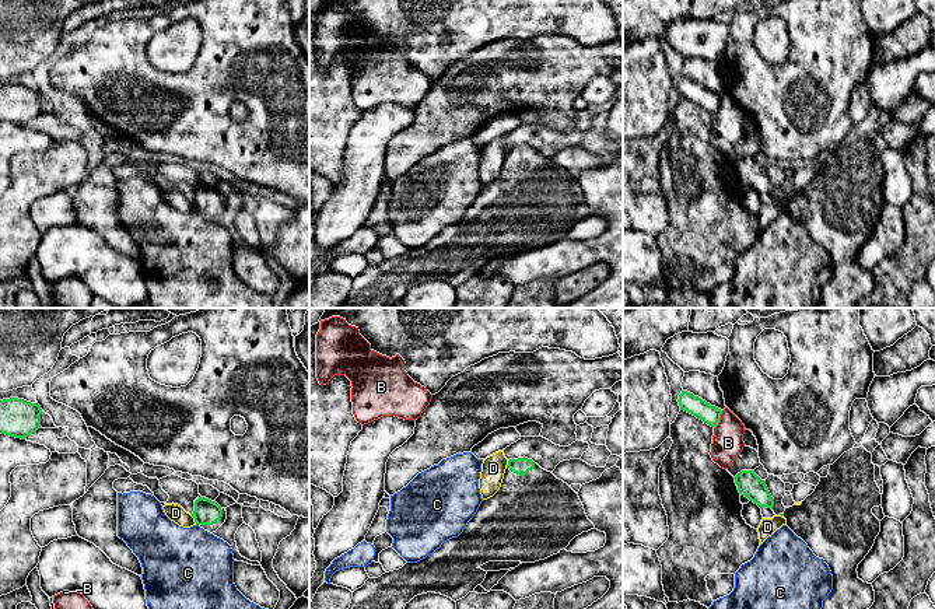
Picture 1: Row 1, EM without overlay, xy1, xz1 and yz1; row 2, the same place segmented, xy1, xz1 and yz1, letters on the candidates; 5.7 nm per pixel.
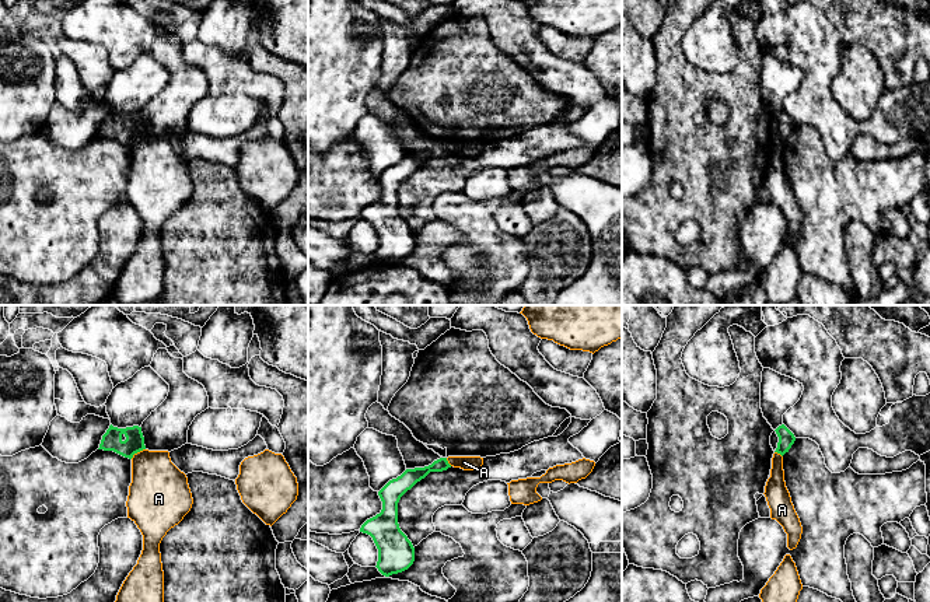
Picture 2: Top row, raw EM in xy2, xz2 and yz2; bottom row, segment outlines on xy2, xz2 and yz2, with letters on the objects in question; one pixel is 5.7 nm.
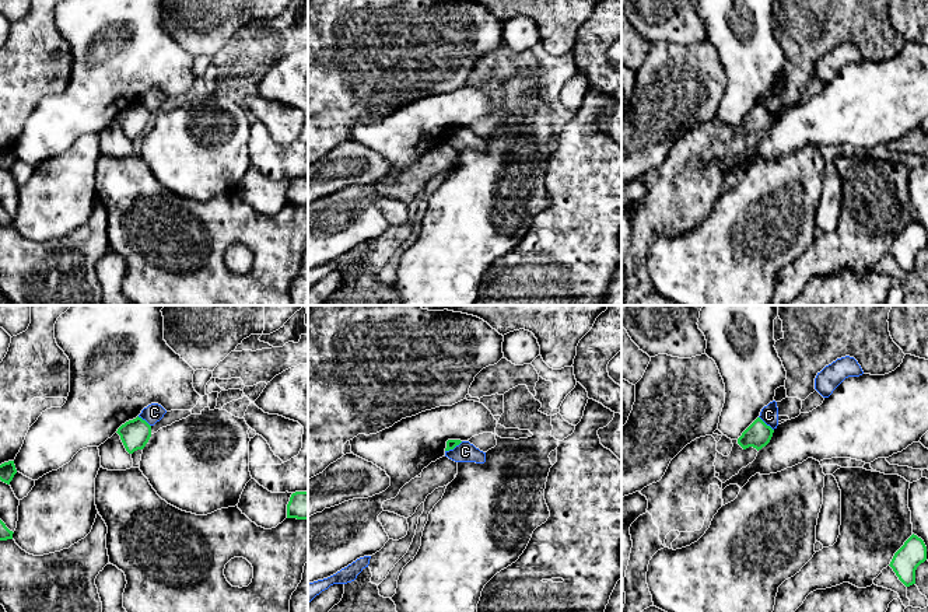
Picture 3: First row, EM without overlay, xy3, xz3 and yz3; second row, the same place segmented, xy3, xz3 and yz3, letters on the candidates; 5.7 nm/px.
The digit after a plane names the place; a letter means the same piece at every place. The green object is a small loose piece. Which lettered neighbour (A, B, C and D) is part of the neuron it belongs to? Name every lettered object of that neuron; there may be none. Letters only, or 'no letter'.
no letter

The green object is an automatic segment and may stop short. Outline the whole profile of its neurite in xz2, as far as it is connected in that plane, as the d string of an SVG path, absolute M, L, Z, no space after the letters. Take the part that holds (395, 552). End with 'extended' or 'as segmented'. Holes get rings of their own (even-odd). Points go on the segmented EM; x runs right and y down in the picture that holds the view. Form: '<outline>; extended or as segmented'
M440 458L424 468L406 469L396 479L389 480L378 496L382 510L367 519L360 532L373 538L378 549L378 571L389 577L408 570L415 561L415 547L398 524L398 503L401 497L430 472L443 472L451 468L447 458Z; as segmented

